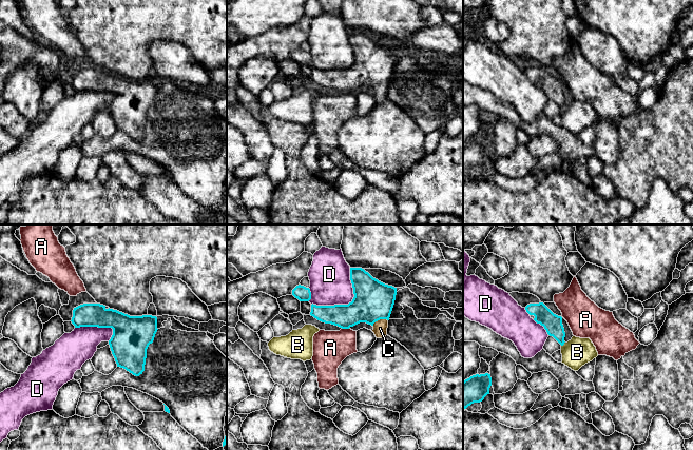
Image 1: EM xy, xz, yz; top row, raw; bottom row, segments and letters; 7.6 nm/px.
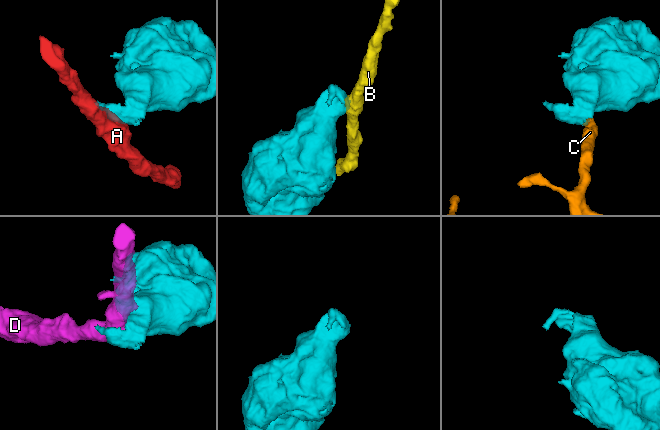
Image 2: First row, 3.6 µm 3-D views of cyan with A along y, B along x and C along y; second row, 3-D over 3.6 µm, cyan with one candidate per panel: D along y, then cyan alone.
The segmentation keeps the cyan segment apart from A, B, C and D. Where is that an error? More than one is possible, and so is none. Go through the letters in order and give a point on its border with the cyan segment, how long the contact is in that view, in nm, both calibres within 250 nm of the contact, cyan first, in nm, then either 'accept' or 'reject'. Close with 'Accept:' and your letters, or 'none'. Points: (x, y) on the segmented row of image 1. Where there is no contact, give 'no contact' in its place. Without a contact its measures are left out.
A: meets cyan in xz at (345, 328); contact 60 nm long; 260 nm thick on the cyan side, 280 nm on the other; reject
B: meets cyan in yz at (563, 344); contact 50 nm long; 140 nm thick on the cyan side, 220 nm on the other; reject
C: meets cyan in xz at (379, 319); contact 130 nm long; 300 nm thick on the cyan side, 110 nm on the other; accept
D: meets cyan in xz at (348, 304); contact 420 nm long; 300 nm thick on the cyan side, 320 nm on the other; reject
Accept: C

